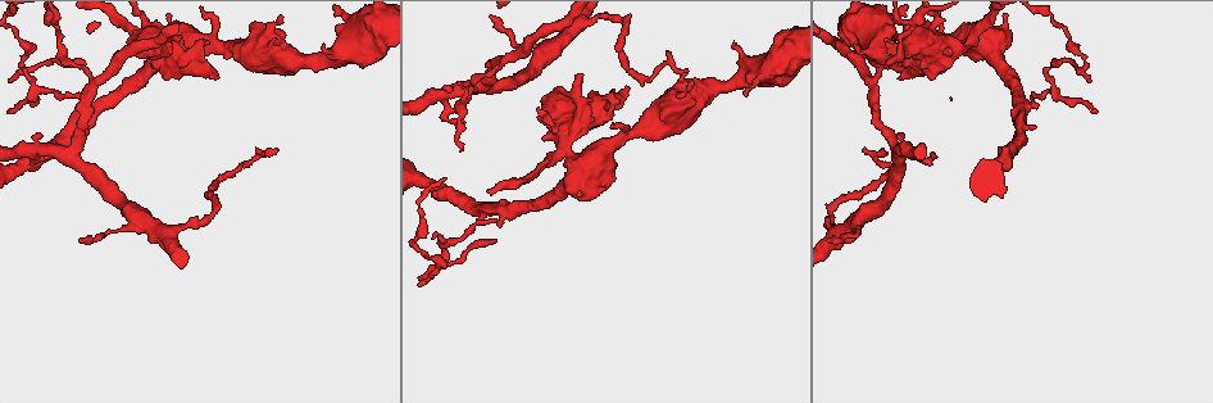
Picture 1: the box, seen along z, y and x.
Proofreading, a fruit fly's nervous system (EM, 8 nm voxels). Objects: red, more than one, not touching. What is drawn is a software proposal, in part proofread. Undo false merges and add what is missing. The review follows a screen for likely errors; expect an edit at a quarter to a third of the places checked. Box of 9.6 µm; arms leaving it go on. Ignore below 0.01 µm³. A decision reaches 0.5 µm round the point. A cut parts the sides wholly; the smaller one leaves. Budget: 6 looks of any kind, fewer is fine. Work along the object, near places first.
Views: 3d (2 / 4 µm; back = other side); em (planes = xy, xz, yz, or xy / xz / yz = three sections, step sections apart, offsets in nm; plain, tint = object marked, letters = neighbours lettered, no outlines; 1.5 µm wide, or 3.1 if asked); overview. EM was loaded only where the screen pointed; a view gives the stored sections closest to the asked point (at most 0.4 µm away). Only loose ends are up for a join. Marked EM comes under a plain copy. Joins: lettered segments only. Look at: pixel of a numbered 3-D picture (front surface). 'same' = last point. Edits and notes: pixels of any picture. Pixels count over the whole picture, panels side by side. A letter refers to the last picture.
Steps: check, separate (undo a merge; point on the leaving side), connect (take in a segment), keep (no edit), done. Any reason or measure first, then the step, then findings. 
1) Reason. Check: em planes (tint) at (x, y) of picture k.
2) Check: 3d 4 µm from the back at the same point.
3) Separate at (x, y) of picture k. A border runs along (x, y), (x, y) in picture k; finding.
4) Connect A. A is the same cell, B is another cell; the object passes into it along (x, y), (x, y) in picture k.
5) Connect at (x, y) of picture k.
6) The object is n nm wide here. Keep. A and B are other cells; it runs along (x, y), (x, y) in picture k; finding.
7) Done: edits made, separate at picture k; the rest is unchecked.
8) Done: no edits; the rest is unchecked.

Tapers out. Check: em xz step 4 (letters) at (1053, 65) of picture 1.

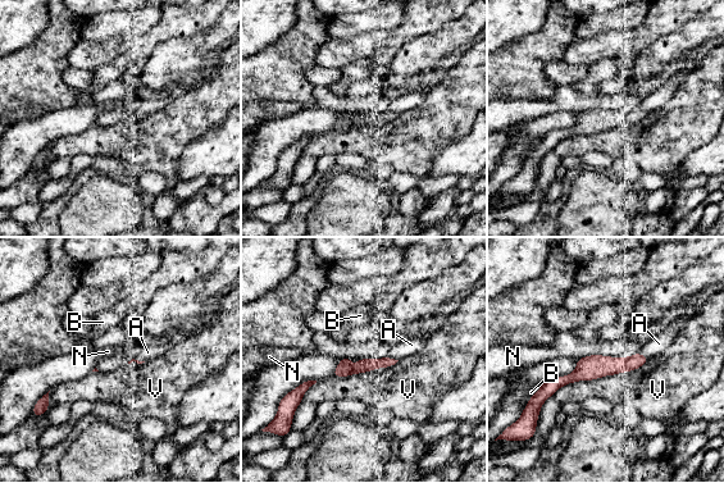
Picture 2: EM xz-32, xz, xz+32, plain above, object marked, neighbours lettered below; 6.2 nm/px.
The object is 100 nm wide here. Keep. A, B, N and V are other cells; it runs along (642, 359), (591, 367), (542, 391) in picture 2; none of them fits.

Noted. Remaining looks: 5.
Branch stops here. Check: 3d 2 µm at (628, 87) of picture 1.

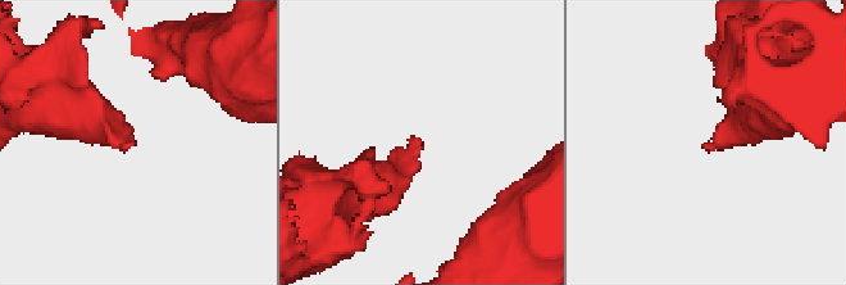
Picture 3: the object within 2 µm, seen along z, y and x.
Check: em xz step 4 (letters) at (418, 142) of picture 3.

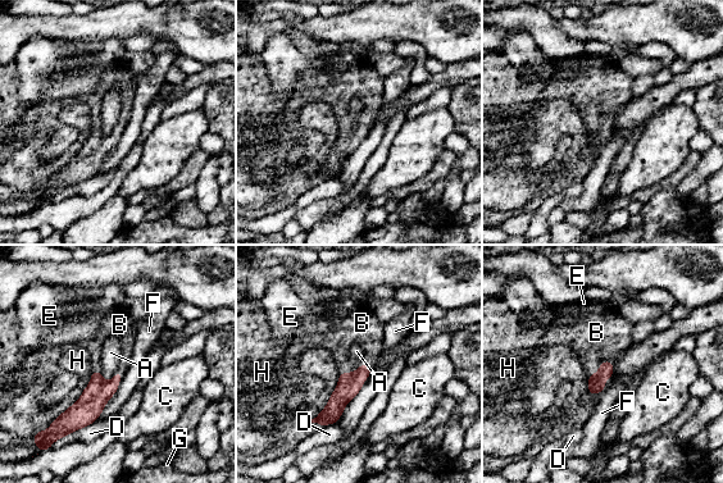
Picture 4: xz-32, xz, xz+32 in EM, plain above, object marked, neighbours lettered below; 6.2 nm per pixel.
Connect B. B is the same cell, A, C, D, E, F, G and H are other cells; it goes on there.

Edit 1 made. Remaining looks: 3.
Redraw. Check: overview.

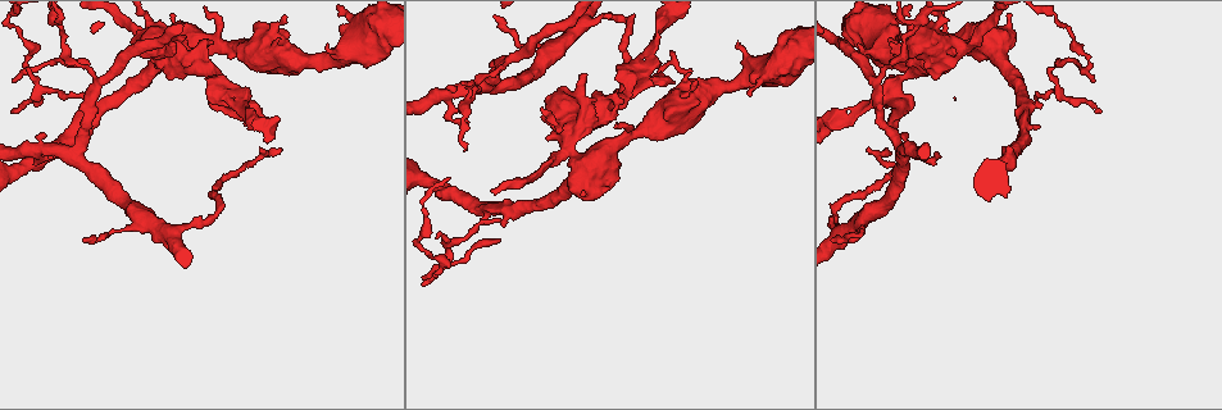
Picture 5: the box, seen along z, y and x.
Branch stops here. Check: em xz step 4 (letters) at (939, 156) of picture 5.

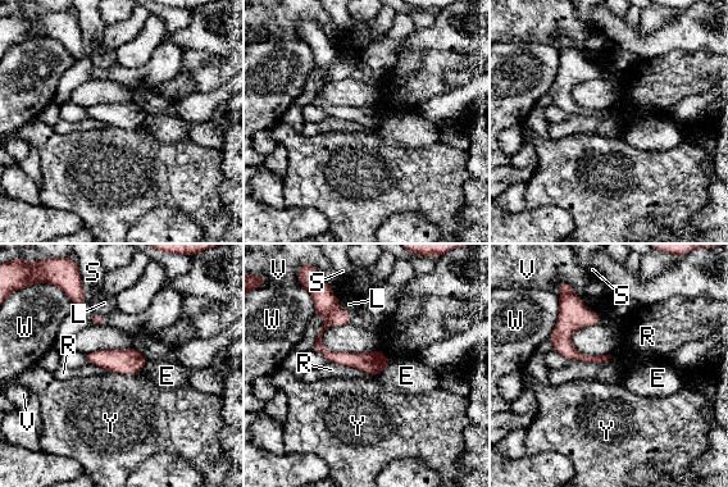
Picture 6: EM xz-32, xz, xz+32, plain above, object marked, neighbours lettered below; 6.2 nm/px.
The longest contact is with W, 280 nm. Keep. E, L, R, S, V, W and Y are other cells; none of them fits.

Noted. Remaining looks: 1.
Done: edits made, connect at picture 4; the rest is unchecked.

